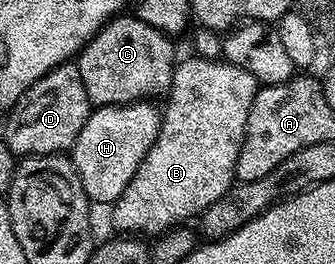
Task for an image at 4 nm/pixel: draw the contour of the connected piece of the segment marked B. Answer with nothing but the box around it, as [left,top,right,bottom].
[111,55,258,234]

